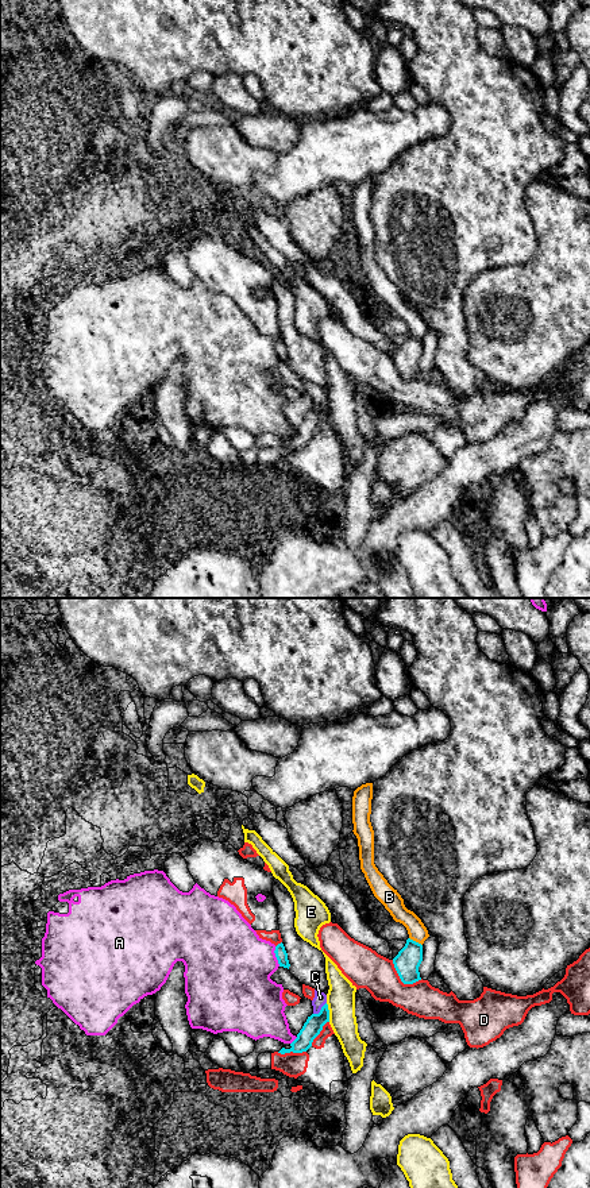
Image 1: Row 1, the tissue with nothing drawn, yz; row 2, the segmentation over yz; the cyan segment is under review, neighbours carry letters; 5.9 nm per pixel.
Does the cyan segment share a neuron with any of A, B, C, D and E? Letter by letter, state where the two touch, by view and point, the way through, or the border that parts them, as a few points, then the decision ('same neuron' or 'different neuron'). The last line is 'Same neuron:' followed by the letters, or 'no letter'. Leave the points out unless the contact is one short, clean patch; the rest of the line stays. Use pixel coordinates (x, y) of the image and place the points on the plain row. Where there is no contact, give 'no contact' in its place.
A: contact yz (276, 351); different neuron
B: contact yz (415, 336); different neuron
C: contact yz (320, 405); border yz (326, 397), (313, 409); different neuron
D: contact yz (401, 375); different neuron
E: contact yz (328, 408); border yz (326, 398), (330, 407), (330, 416); different neuron
Same neuron: no letter

